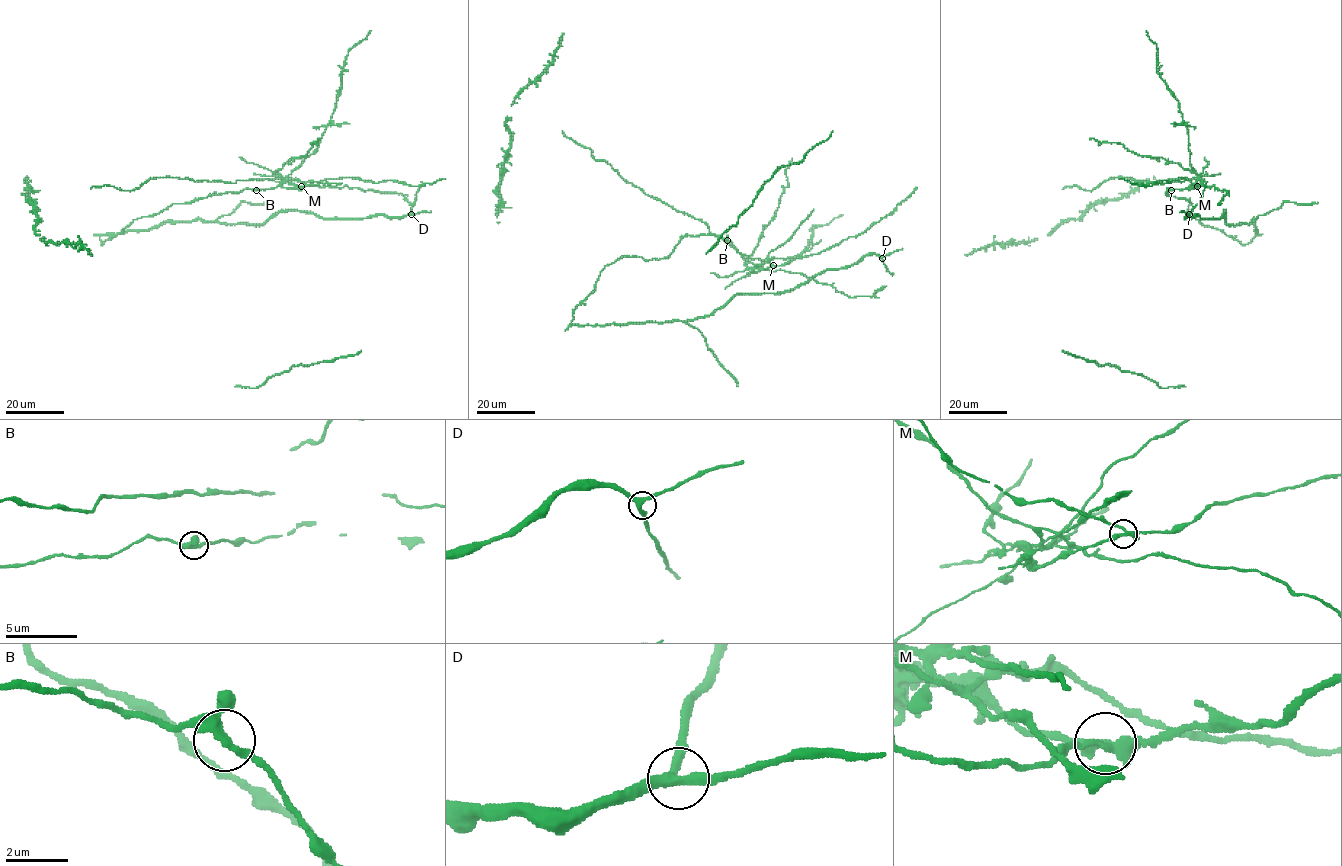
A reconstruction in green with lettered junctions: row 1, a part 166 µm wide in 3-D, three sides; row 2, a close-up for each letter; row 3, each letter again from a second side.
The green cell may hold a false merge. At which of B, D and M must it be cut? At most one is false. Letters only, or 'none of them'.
M

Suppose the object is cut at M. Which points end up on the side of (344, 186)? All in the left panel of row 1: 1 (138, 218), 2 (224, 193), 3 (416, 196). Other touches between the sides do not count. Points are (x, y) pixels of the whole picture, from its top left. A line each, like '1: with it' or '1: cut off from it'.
1: cut off from it
2: cut off from it
3: cut off from it

